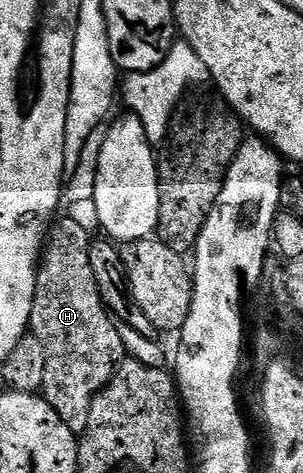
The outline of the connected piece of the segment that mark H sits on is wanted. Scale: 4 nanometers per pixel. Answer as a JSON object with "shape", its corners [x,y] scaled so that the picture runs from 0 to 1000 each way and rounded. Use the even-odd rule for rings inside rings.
{"shape":[[[218,455],[195,457],[155,484],[125,554],[125,588],[106,641],[96,702],[132,717],[145,751],[145,810],[132,831],[152,841],[172,869],[234,915],[257,920],[290,894],[297,854],[310,837],[376,799],[383,761],[376,763],[376,696],[363,689],[363,670],[337,647],[337,628],[323,622],[317,571],[304,564],[297,520],[304,493],[277,486]]]}

